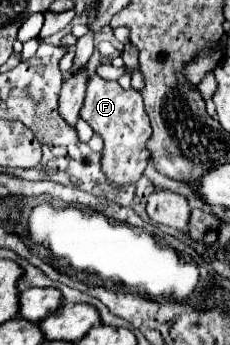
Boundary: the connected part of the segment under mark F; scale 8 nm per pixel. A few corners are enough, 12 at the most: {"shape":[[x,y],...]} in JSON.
{"shape":[[99,75],[81,117],[103,139],[115,185],[147,167],[151,123],[141,93]]}

